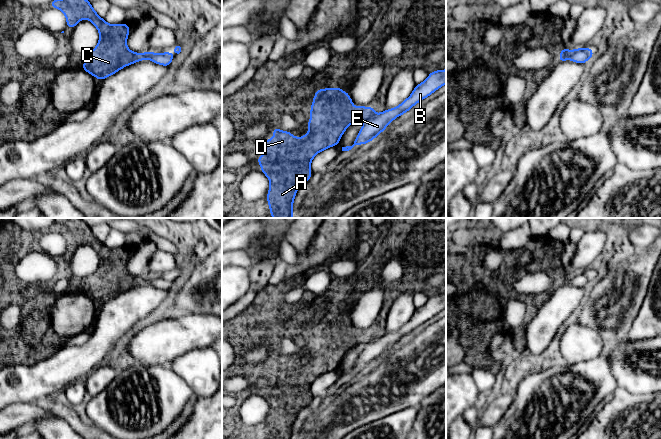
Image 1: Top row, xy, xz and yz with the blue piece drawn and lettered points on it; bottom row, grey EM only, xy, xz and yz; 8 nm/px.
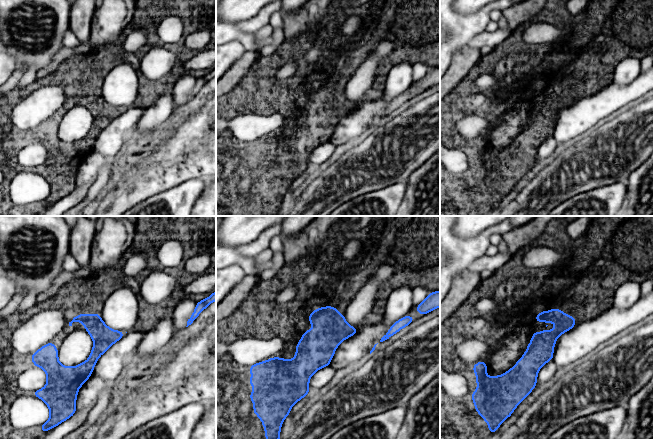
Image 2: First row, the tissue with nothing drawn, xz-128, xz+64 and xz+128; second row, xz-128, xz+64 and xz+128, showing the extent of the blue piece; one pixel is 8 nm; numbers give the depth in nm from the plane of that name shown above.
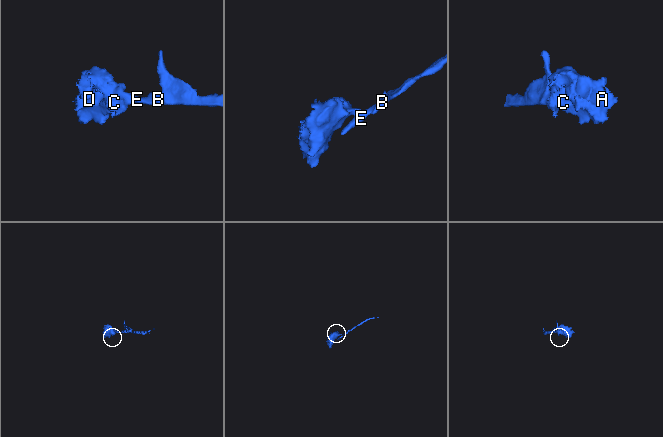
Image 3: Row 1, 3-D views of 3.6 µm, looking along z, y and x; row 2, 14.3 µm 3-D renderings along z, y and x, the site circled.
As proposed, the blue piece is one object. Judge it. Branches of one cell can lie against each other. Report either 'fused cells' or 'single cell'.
fused cells

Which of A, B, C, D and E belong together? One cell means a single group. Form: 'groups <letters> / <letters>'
groups A C D / B E

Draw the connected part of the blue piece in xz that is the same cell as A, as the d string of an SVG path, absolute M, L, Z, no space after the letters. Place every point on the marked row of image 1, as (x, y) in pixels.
M338 87L317 89L313 100L311 118L307 122L309 131L305 136L295 138L291 132L272 128L271 132L275 133L272 140L257 141L258 150L263 148L265 153L255 161L261 164L261 172L270 181L266 200L273 218L293 218L293 200L299 187L311 178L310 164L315 155L338 145L344 131L352 123L367 120L375 115L373 107L354 107L350 95Z

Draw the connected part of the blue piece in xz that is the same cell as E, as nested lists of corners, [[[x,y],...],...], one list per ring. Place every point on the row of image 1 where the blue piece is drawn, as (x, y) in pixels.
[[[446,69],[429,73],[428,78],[415,86],[412,94],[398,107],[384,110],[382,113],[365,120],[352,146],[342,147],[342,151],[349,151],[355,145],[367,144],[386,129],[391,121],[405,114],[415,104],[425,99],[437,89],[446,84]]]

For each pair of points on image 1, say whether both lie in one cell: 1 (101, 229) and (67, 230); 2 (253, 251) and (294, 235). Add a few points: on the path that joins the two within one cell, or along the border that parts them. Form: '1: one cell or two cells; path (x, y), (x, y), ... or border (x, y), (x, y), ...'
1: two cells; border (90, 228), (103, 243)
2: one cell; path (263, 242), (273, 232), (284, 232)

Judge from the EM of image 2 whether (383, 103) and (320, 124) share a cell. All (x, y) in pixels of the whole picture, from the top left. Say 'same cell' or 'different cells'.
different cells

